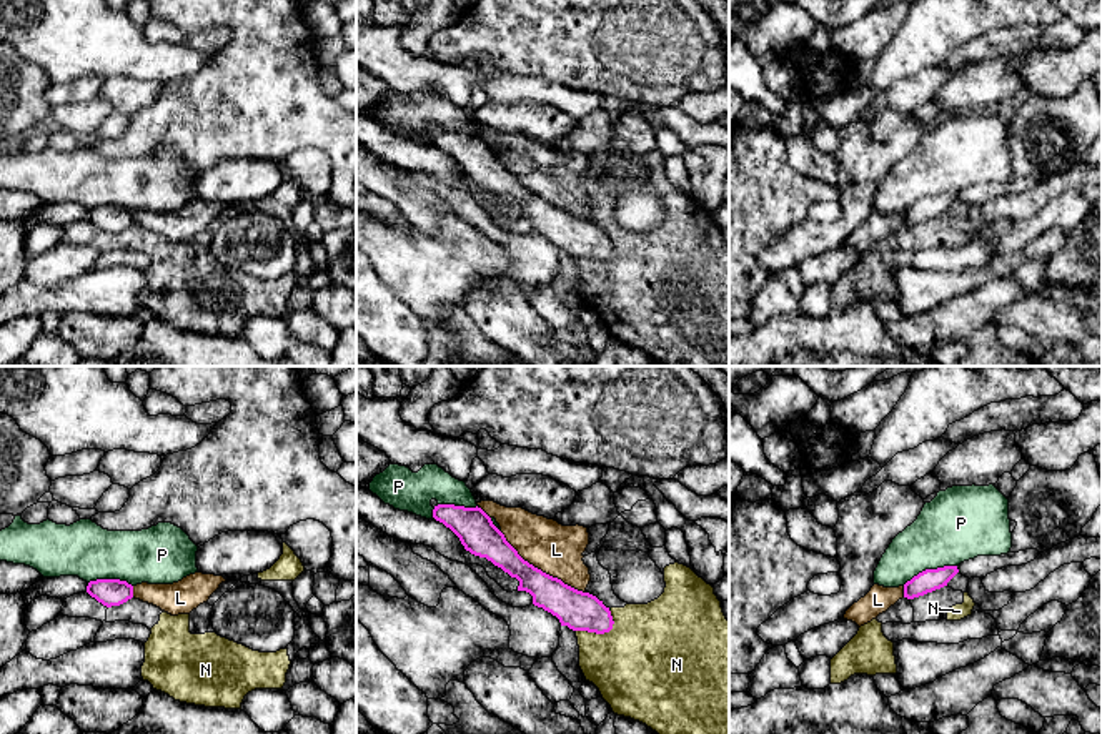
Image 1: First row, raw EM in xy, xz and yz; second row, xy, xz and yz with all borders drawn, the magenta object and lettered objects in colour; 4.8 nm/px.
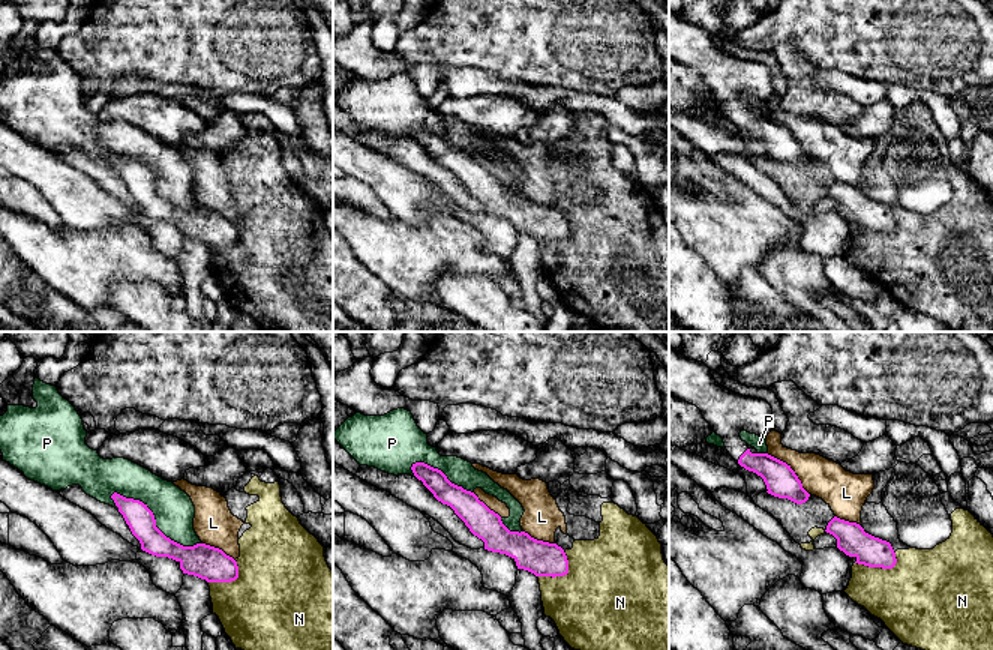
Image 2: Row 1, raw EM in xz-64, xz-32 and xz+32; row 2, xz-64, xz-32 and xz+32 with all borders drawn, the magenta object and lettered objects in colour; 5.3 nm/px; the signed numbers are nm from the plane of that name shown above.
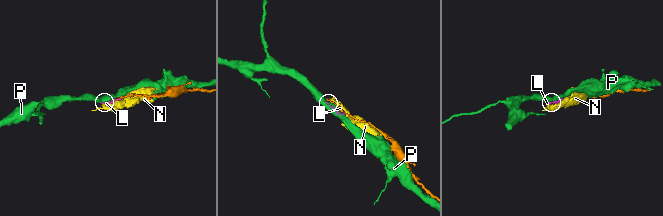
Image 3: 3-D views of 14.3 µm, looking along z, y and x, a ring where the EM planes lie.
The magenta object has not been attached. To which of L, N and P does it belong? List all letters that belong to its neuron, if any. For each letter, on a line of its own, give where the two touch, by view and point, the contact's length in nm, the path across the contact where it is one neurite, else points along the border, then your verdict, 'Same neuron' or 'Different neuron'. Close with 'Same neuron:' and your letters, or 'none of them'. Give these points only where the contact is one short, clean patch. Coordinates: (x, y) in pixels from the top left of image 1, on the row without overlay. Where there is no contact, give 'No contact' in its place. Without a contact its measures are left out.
L: Touches magenta at xz (540, 197). Shared border 500 nm. Different neuron
N: Touches magenta at xz (601, 260). Shared border 200 nm. Different neuron
P: Touches magenta at yz (929, 197). Shared border 280 nm. Different neuron
Same neuron: none of them

